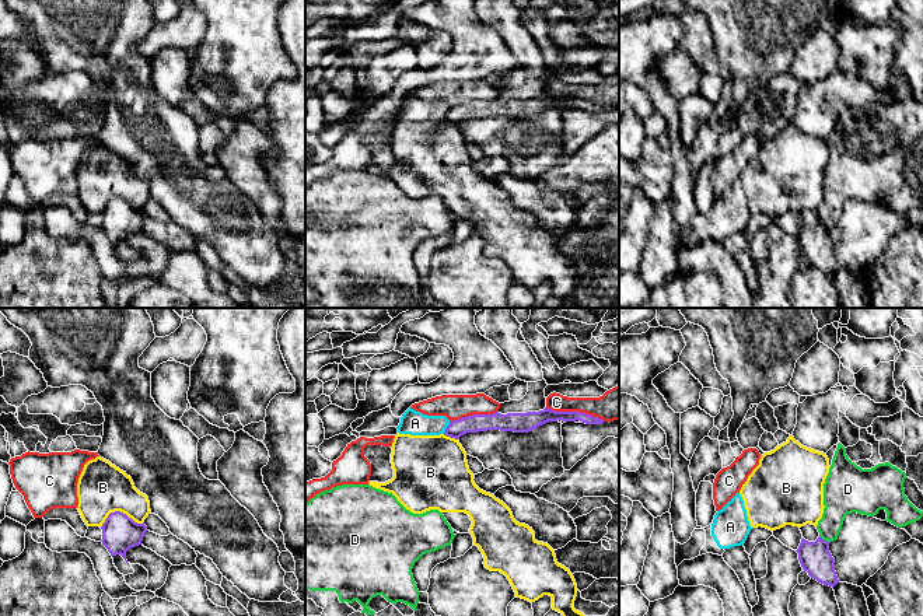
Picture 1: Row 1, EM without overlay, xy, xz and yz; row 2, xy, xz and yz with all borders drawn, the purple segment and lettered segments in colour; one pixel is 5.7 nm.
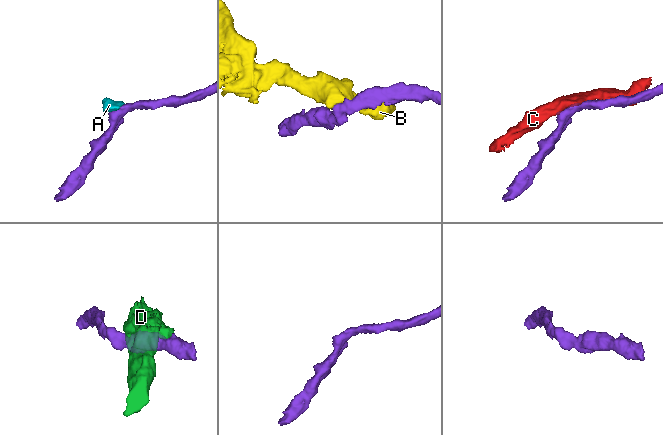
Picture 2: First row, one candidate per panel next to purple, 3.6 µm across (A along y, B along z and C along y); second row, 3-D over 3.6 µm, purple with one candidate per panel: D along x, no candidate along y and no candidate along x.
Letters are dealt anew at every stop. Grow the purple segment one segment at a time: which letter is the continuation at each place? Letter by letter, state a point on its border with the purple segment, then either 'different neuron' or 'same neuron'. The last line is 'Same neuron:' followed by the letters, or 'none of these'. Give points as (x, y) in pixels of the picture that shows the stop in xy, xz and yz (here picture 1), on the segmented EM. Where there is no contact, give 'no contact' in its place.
A: xz (447, 427) | different neuron
B: xy (119, 511) | different neuron
C: xz (576, 412) | different neuron
D: yz (825, 541) | different neuron
Same neuron: none of these

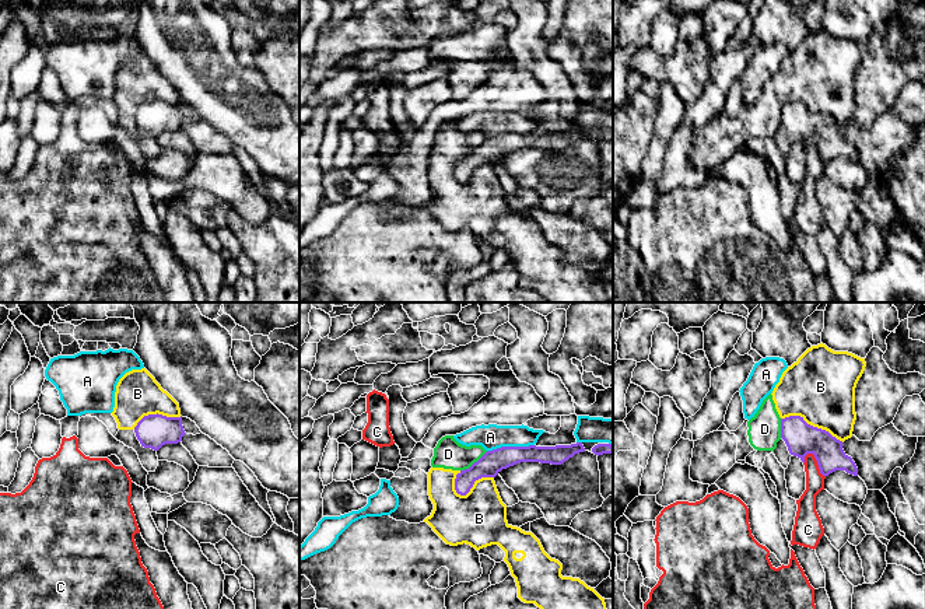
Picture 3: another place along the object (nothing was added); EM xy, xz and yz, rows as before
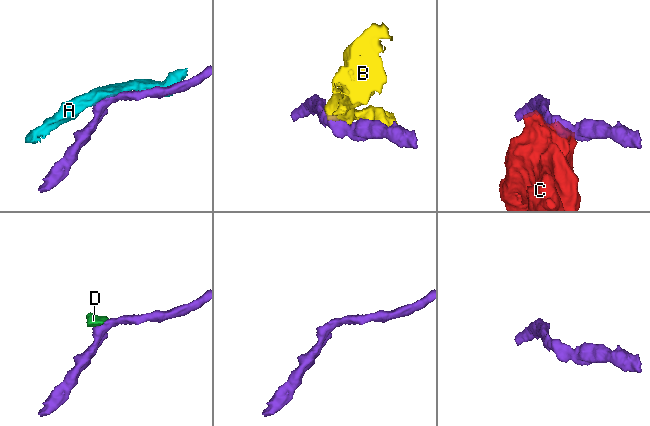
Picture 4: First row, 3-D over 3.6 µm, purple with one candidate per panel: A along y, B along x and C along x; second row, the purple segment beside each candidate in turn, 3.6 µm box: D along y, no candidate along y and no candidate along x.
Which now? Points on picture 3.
A: xz (510, 447) | different neuron
B: xz (473, 483) | different neuron
C: yz (817, 464) | different neuron
D: xz (475, 462) | different neuron
Same neuron: none of these

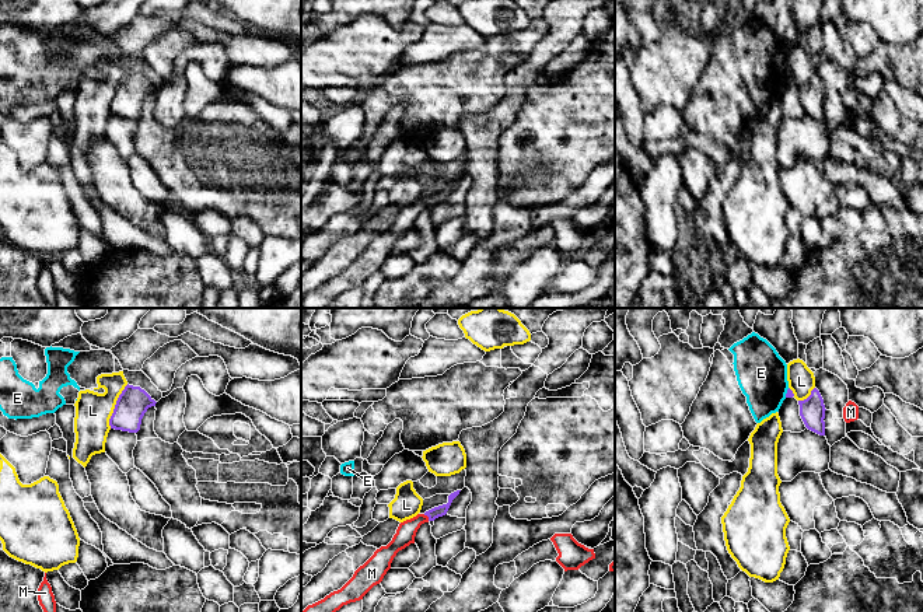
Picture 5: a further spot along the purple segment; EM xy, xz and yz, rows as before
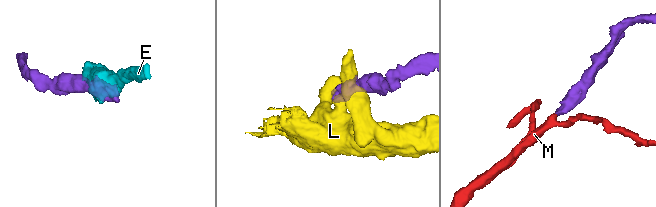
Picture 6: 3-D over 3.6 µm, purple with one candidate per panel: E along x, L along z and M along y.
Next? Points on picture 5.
E: yz (787, 392) | different neuron
L: xy (115, 406) | different neuron
M: xz (427, 516) | same neuron
Same neuron: M

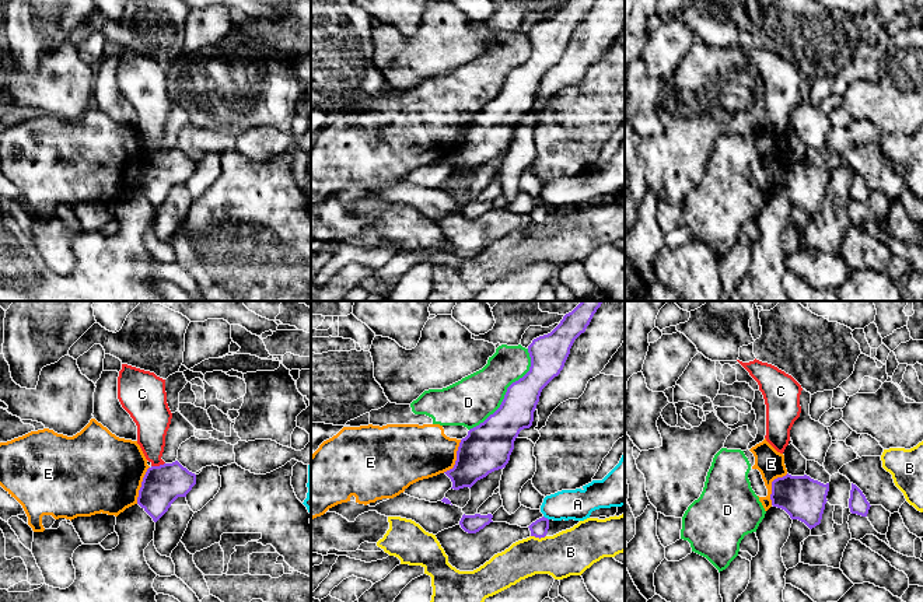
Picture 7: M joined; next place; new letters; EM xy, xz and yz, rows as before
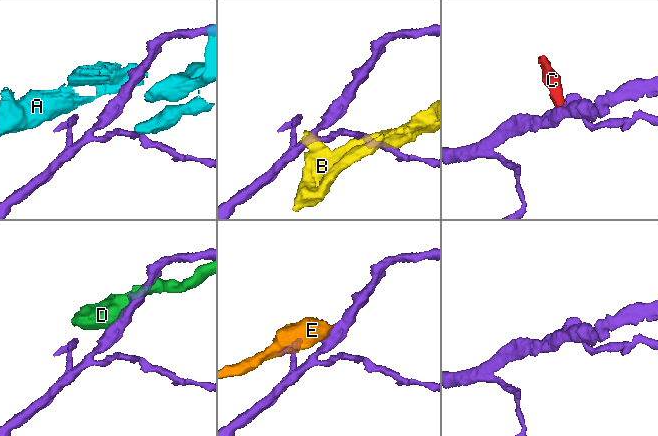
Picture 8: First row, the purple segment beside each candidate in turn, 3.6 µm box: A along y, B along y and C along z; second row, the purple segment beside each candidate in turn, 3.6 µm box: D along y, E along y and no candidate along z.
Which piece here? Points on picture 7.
A: xz (546, 518) | different neuron
B: xz (538, 536) | different neuron
C: xy (157, 466) | different neuron
D: xz (507, 391) | different neuron
E: yz (772, 486) | different neuron
Same neuron: none of these

